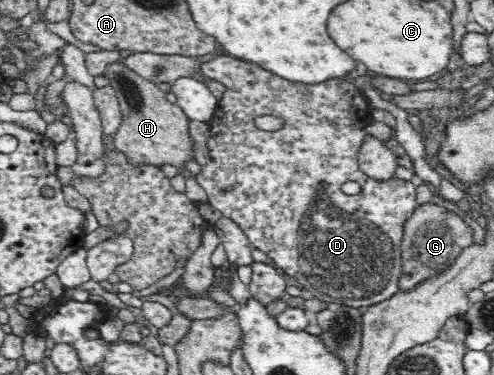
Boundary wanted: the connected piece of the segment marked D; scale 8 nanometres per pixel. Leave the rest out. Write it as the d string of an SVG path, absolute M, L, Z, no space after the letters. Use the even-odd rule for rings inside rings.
M218 56L211 61L201 63L201 70L205 77L210 77L214 81L220 82L226 89L224 97L218 101L219 106L215 109L215 114L210 119L210 137L206 141L207 145L207 161L202 166L199 173L194 175L196 181L202 186L202 189L208 195L207 202L211 204L211 208L222 214L228 219L234 220L236 224L245 232L253 247L258 247L260 251L264 251L267 257L274 260L275 266L284 274L288 274L297 279L314 297L322 299L322 301L330 301L325 303L326 308L330 309L332 305L347 305L348 307L360 307L366 309L368 306L383 300L390 299L398 289L398 279L402 271L401 250L397 247L401 243L403 237L402 225L406 223L406 219L412 217L412 213L418 206L416 203L416 187L410 180L403 180L396 175L392 175L390 179L378 181L372 179L364 173L358 165L358 147L366 135L366 127L372 121L370 118L371 106L369 100L361 91L352 83L342 81L342 79L332 78L320 83L302 83L301 81L288 81L259 65L232 56ZM259 115L273 115L274 117L282 117L285 119L284 127L275 131L265 131L259 129L254 124L254 119ZM346 181L356 181L361 185L360 195L349 196L342 192L342 185Z

